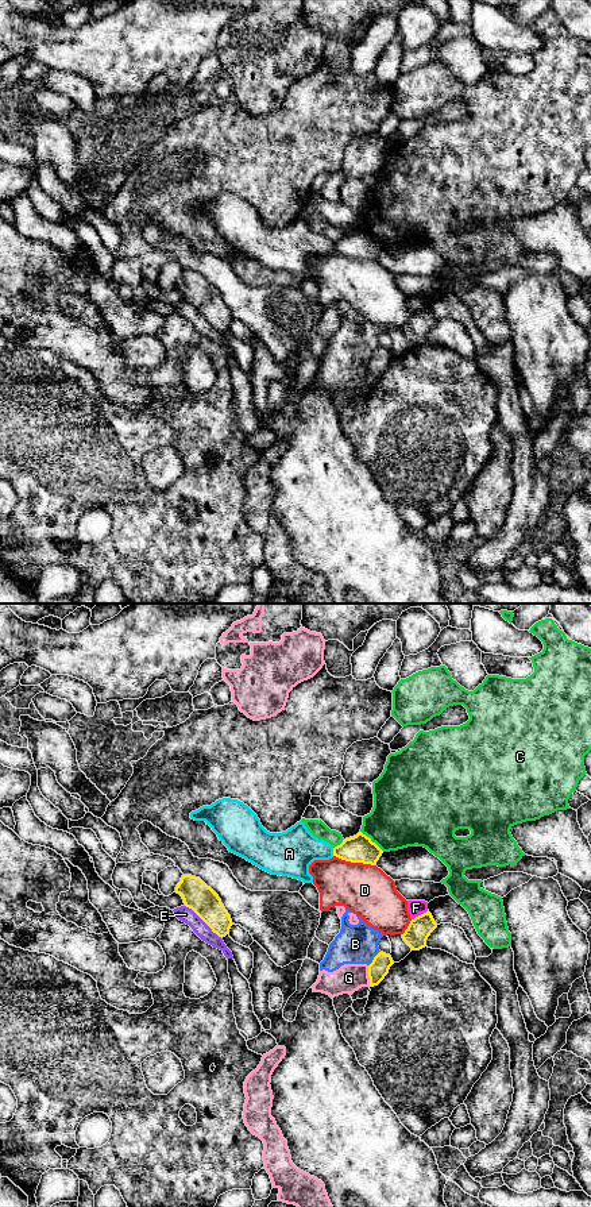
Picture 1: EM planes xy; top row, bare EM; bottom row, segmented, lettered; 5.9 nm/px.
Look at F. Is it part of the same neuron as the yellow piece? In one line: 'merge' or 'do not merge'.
do not merge

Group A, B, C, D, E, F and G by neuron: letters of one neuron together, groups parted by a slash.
A / B F G / C / D / E

